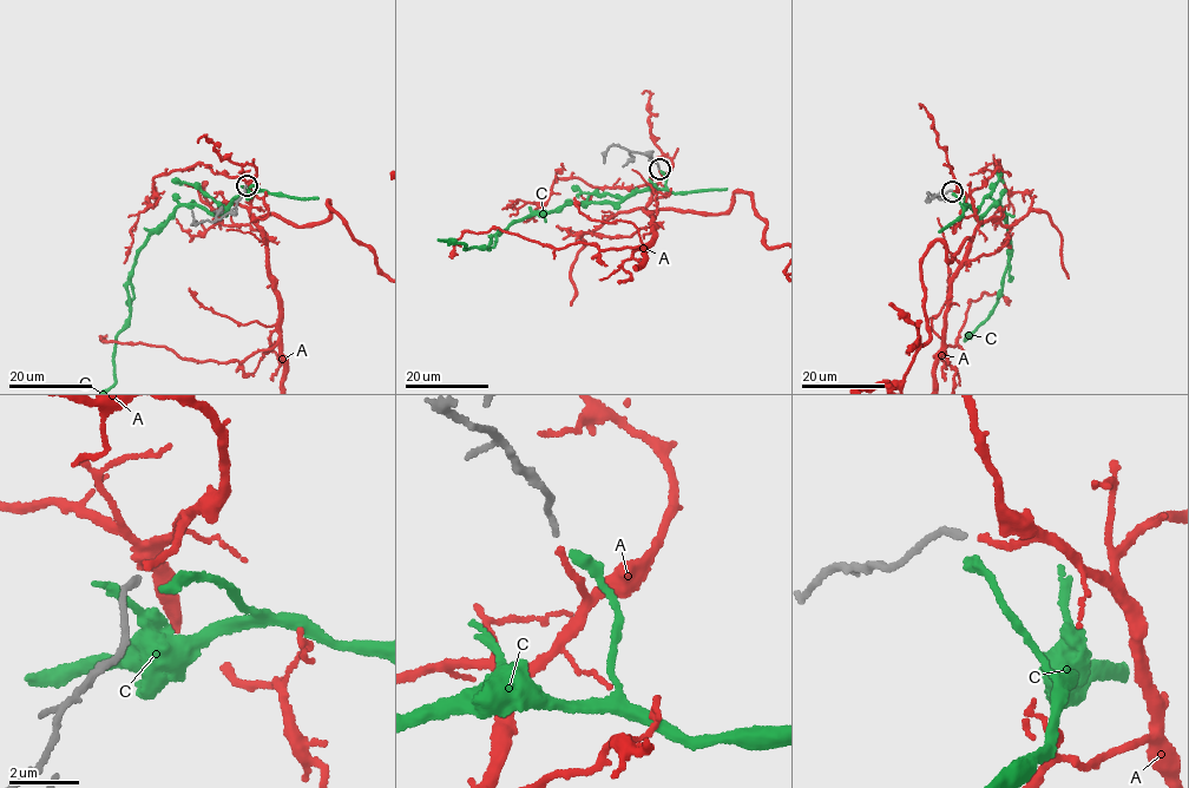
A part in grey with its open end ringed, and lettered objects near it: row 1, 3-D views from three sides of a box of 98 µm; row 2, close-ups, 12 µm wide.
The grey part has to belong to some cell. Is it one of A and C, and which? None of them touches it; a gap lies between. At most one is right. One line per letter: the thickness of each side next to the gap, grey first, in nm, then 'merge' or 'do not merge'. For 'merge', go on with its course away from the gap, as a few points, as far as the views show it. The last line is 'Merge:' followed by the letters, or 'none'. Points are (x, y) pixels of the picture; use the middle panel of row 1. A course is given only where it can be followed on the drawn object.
A: 170 nm thick on the grey side, 160 nm on the other; merge
C: 170 nm thick on the grey side, 280 nm on the other; do not merge
Merge: A

